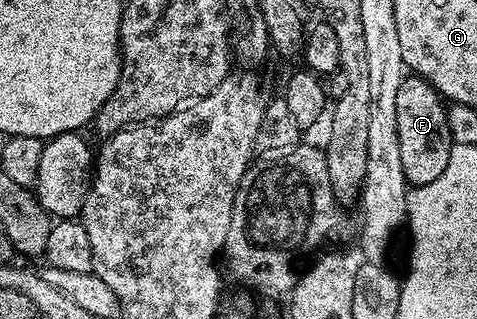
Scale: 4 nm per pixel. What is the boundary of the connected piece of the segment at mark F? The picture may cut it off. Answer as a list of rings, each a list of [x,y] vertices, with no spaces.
[[[405,76],[396,93],[395,109],[406,183],[422,186],[443,176],[443,168],[447,168],[447,160],[455,143],[449,131],[449,111],[437,89],[426,78]]]

